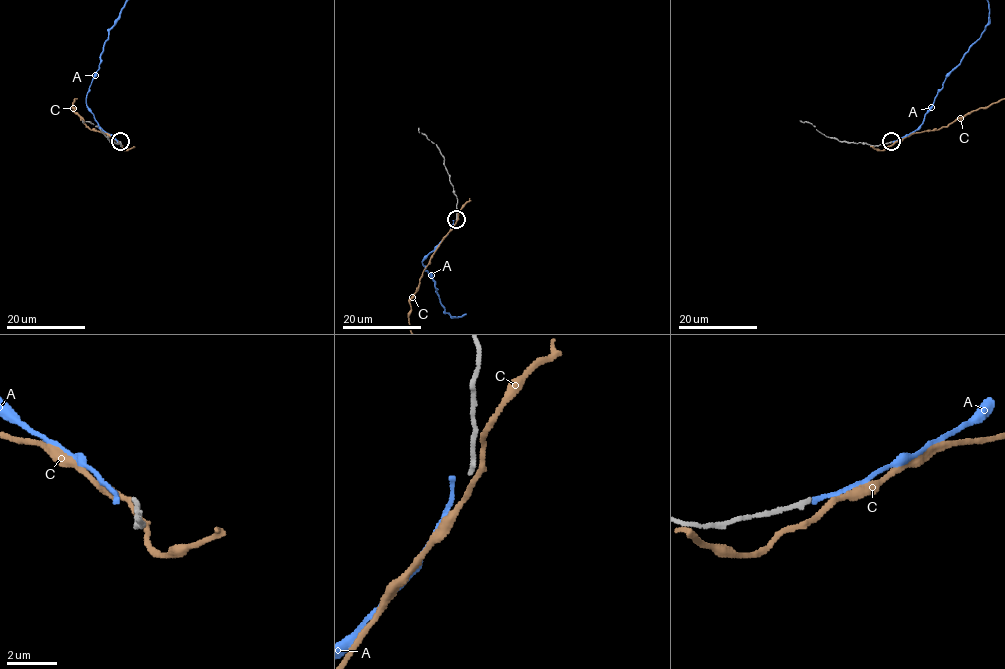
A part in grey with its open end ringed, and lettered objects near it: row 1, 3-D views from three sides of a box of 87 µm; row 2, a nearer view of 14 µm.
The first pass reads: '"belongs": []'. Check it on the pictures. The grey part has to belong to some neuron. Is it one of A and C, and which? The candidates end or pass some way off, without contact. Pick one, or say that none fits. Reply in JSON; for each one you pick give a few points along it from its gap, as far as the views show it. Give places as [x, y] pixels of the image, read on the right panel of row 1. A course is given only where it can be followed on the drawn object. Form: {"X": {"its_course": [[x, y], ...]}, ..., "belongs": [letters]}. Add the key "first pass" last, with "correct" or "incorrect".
{"belongs": [], "first pass": "correct"}

